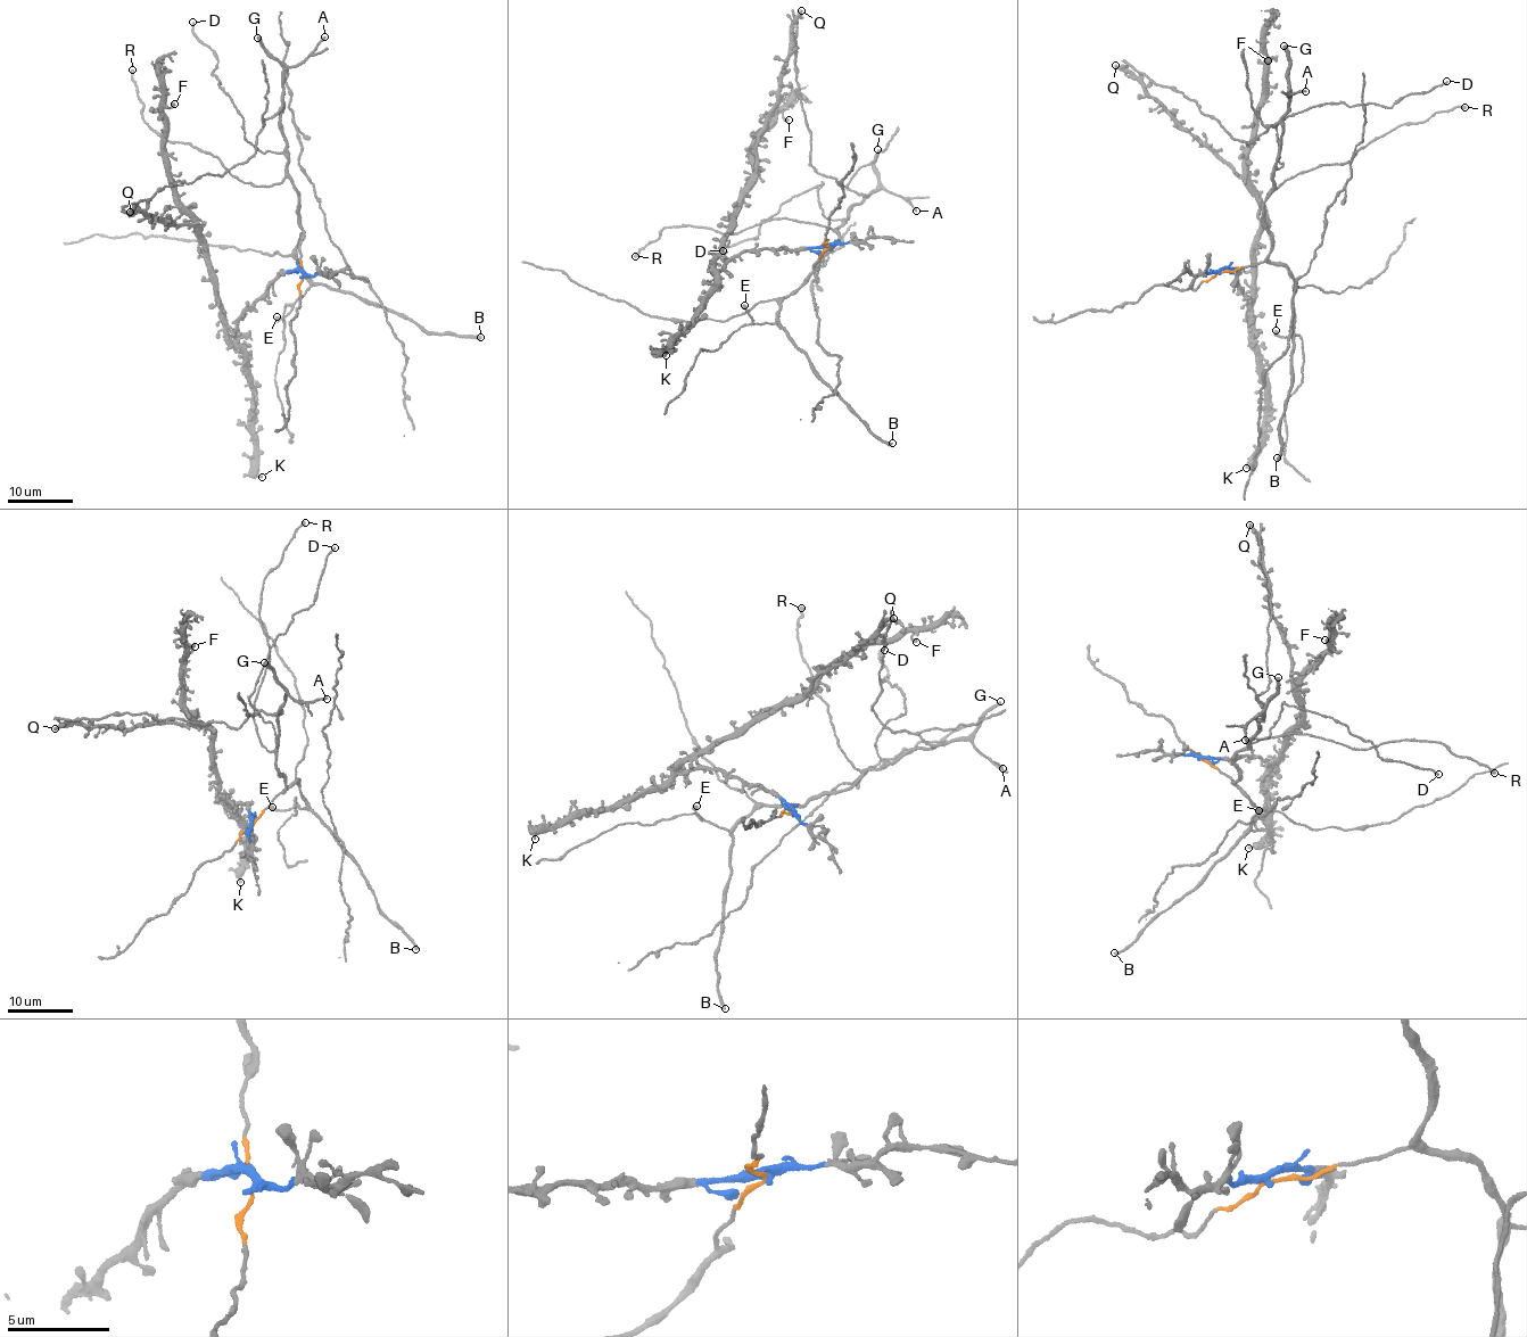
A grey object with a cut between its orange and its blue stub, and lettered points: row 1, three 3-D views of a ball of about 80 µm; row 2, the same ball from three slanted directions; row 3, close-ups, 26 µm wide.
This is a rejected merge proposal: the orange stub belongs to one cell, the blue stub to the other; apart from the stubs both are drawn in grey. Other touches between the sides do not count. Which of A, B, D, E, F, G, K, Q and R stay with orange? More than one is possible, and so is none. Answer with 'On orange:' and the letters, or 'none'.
On orange: A, B, D, E, G, R

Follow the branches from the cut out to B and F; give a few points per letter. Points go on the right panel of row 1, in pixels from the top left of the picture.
B: (1220, 271), (1234, 272), (1264, 261), (1288, 269), (1295, 282), (1290, 387), (1279, 420), (1281, 446), (1276, 457)
F: (1220, 271), (1231, 266), (1238, 272), (1237, 283), (1248, 307), (1262, 209), (1246, 157), (1268, 60)

